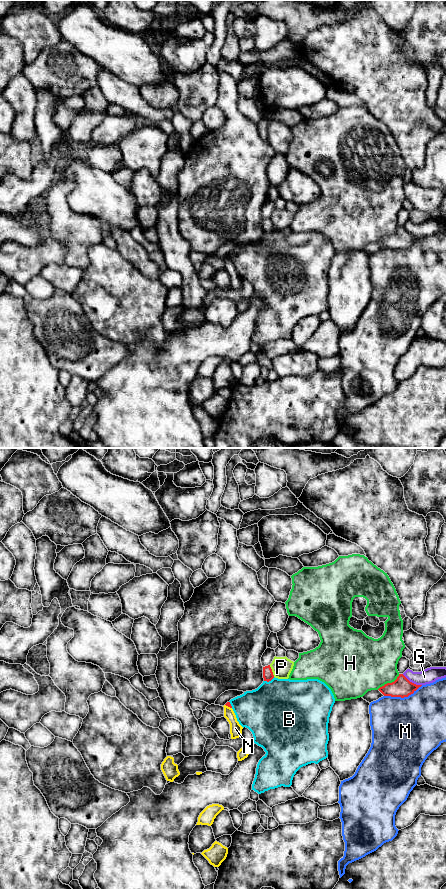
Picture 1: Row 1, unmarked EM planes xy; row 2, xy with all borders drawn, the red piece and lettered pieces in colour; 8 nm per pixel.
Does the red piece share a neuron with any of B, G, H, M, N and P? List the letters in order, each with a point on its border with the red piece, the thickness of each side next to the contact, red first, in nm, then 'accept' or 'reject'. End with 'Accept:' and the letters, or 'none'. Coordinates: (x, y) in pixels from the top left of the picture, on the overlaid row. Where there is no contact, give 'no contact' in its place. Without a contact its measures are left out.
B: contact xy (269, 680); calibres 80 and 480 nm; reject
G: contact xy (411, 682); calibres 160 and 120 nm; reject
H: contact xy (388, 683); calibres 160 and 440 nm; reject
M: contact xy (403, 697); calibres 160 and 500 nm; reject
N: contact xy (228, 706); calibres 40 and 100 nm; reject
P: contact xy (271, 671); calibres 80 and 160 nm; reject
Accept: none

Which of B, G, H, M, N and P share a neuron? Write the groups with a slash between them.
B / G / H / M / N / P

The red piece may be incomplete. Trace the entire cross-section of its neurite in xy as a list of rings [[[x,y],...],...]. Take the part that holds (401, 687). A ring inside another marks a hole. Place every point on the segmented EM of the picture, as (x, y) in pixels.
[[[399,674],[394,682],[387,683],[378,690],[384,696],[404,698],[413,694],[421,686],[410,682],[403,674]]]

